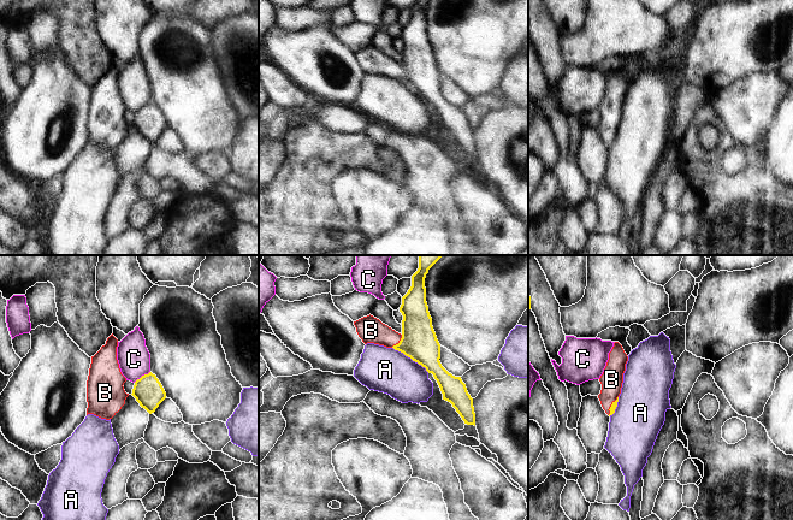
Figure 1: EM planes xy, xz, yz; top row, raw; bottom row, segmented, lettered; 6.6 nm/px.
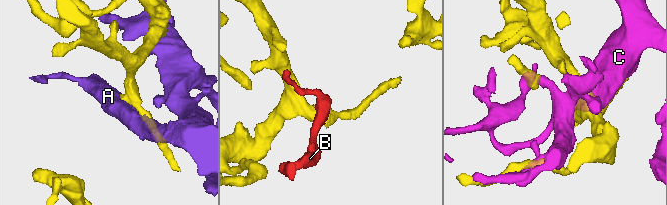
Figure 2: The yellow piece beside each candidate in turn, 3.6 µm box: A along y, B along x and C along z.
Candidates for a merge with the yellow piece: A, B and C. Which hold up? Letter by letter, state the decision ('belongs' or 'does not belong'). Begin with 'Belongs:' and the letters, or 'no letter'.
Belongs: B
A: does not belong
B: belongs
C: does not belong

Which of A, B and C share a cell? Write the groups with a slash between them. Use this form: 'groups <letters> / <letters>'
groups A / B / C

